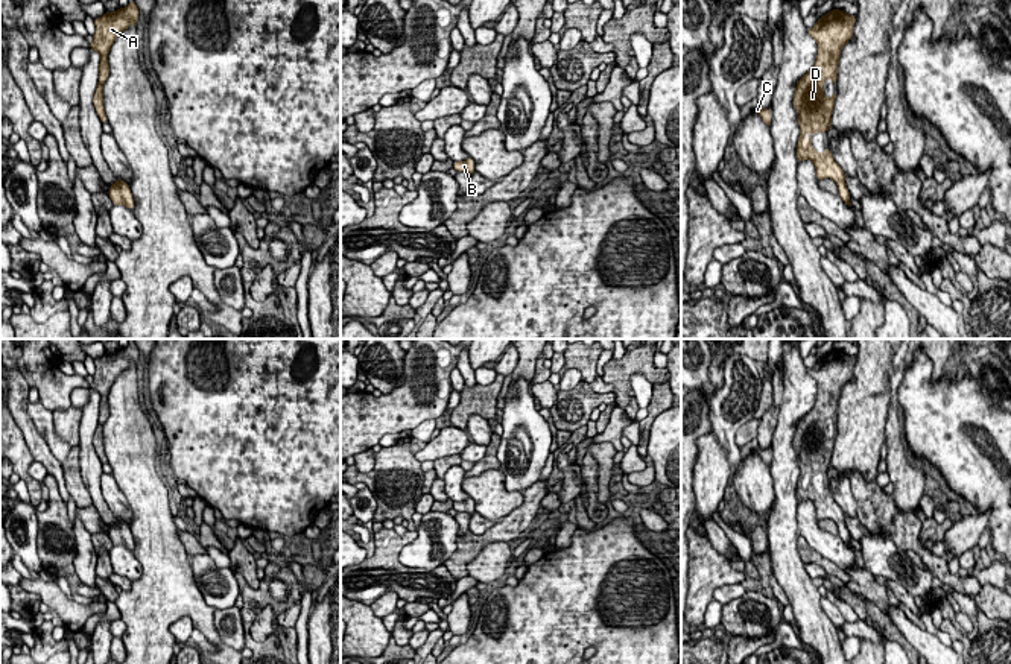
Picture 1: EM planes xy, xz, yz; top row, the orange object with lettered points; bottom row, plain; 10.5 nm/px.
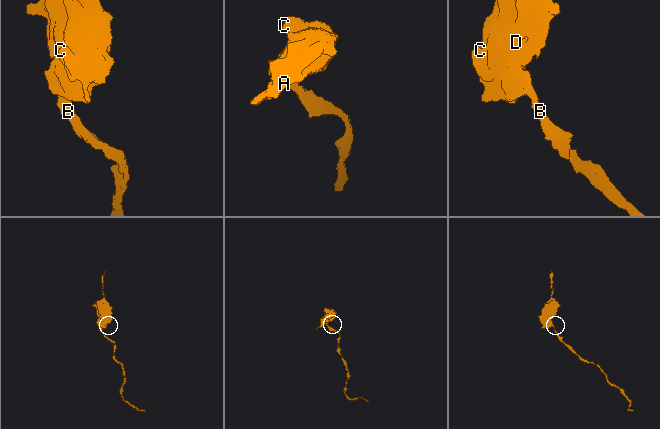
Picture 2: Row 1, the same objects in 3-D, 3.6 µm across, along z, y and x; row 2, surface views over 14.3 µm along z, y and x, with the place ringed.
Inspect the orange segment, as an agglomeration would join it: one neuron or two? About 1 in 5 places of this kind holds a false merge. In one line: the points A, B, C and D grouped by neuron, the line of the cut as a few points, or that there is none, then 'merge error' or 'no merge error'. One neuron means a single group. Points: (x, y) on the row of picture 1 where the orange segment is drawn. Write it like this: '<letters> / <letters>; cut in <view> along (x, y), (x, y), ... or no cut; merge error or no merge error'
A B C D; no cut; no merge error

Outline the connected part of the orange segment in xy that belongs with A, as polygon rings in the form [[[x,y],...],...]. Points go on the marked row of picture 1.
[[[132,0],[126,8],[119,8],[116,12],[105,12],[102,17],[94,18],[96,32],[88,47],[100,55],[99,81],[93,103],[102,123],[108,122],[103,108],[103,84],[109,76],[108,53],[116,38],[126,30],[131,23],[137,26],[138,14],[140,11]]]

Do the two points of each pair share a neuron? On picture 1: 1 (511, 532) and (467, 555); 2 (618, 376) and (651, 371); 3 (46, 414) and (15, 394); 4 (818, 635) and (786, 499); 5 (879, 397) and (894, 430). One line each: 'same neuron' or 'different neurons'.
1: same neuron
2: same neuron
3: different neurons
4: same neuron
5: different neurons

